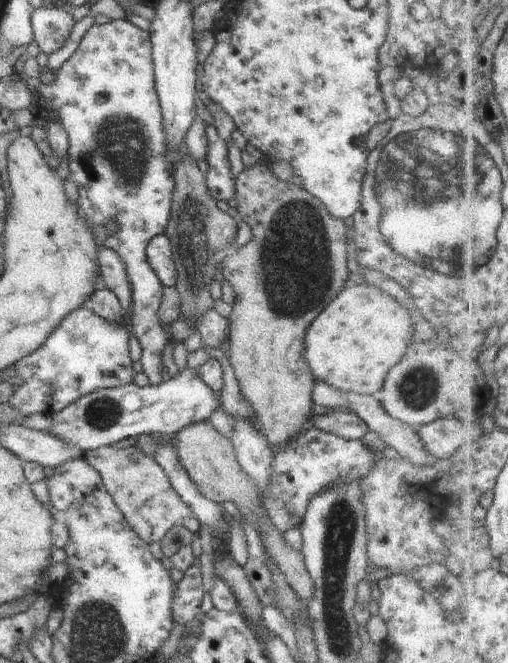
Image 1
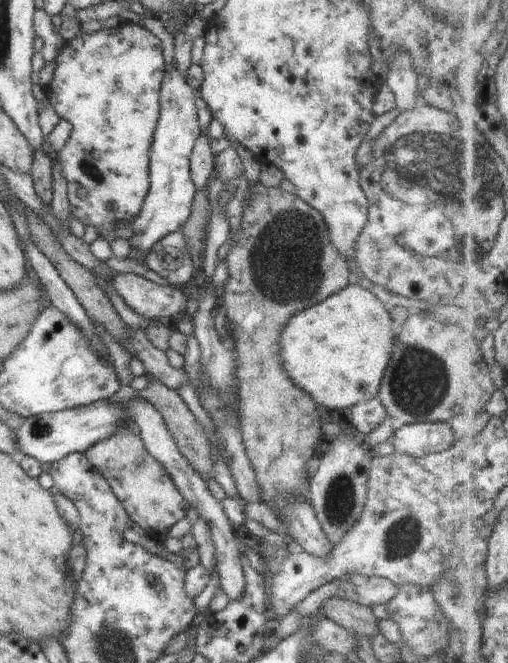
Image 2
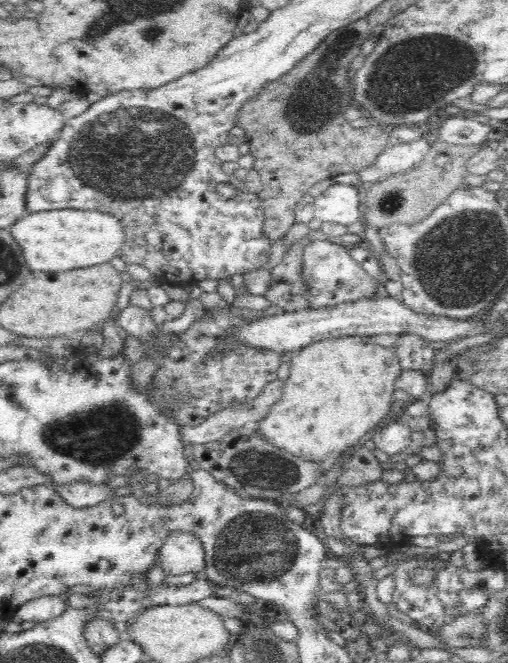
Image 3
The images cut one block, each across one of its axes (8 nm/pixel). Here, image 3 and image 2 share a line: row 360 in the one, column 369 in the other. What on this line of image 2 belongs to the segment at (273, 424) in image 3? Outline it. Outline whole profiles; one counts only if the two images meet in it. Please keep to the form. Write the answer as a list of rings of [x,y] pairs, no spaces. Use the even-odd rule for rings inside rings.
[[[352,283],[289,320],[281,334],[281,363],[287,375],[317,402],[318,407],[347,413],[354,405],[378,396],[395,338],[396,328],[389,307],[365,286]]]

